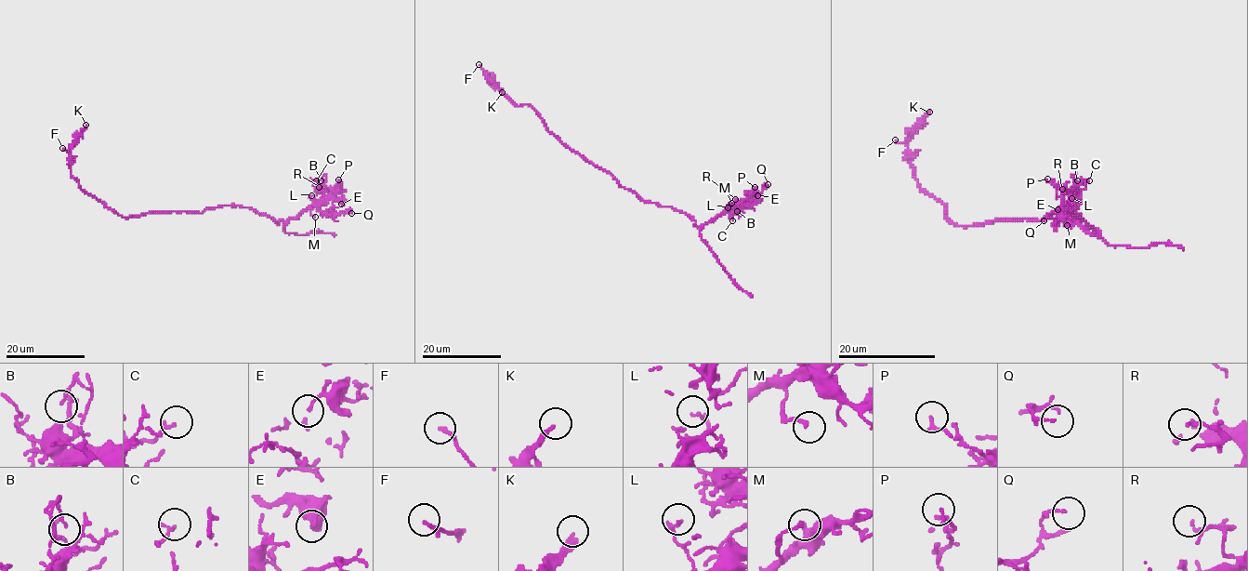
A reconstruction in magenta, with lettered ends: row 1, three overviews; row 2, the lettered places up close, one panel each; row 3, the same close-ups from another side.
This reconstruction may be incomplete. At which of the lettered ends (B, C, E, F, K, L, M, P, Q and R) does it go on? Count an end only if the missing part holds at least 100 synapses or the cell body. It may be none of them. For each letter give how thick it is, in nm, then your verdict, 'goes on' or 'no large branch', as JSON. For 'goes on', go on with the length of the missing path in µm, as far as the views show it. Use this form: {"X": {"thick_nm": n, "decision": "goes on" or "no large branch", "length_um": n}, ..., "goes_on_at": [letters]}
{"B": {"thick_nm": 120, "decision": "no large branch"}, "C": {"thick_nm": 150, "decision": "no large branch"}, "E": {"thick_nm": 140, "decision": "no large branch"}, "F": {"thick_nm": 190, "decision": "no large branch"}, "K": {"thick_nm": 240, "decision": "no large branch"}, "L": {"thick_nm": 120, "decision": "no large branch"}, "M": {"thick_nm": 140, "decision": "no large branch"}, "P": {"thick_nm": 150, "decision": "no large branch"}, "Q": {"thick_nm": 120, "decision": "no large branch"}, "R": {"thick_nm": 140, "decision": "no large branch"}, "goes_on_at": []}

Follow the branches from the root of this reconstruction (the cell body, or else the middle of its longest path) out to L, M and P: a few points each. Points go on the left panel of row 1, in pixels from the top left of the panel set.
L: (184, 212), (240, 205), (285, 223), (314, 205), (311, 195)
M: (184, 212), (240, 205), (266, 214), (279, 223), (308, 208), (315, 217)
P: (184, 212), (240, 205), (285, 223), (320, 205), (340, 185), (338, 179)

